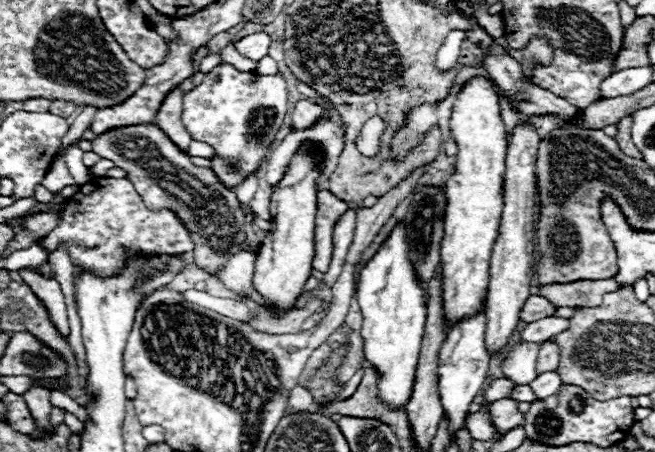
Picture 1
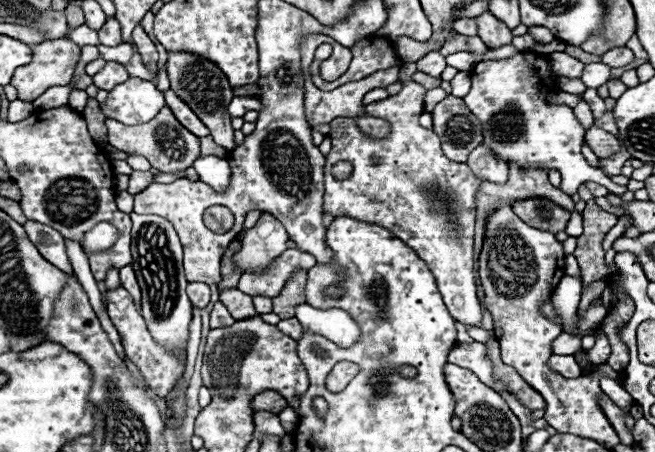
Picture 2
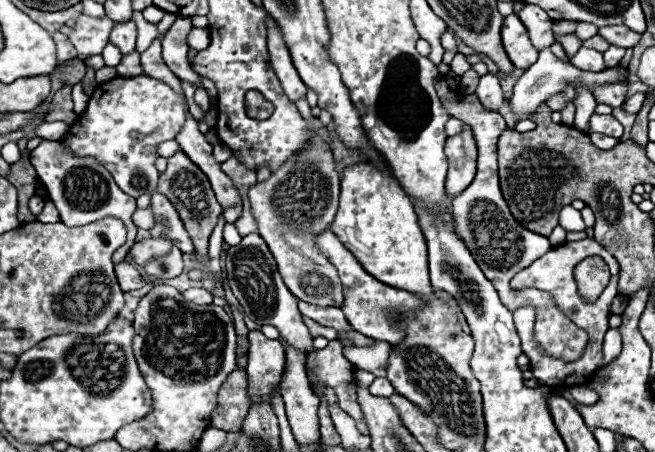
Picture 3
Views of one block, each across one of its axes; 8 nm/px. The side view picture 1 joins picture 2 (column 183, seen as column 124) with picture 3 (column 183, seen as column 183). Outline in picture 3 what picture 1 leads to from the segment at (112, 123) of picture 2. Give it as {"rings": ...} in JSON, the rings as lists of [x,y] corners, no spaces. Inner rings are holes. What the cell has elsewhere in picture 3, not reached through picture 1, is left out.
{"rings":[[[178,150],[174,156],[168,158],[168,168],[160,176],[156,190],[164,192],[164,196],[168,196],[168,200],[172,200],[172,204],[176,204],[176,210],[180,212],[180,218],[184,220],[184,226],[194,242],[196,254],[204,256],[206,248],[208,248],[208,238],[218,222],[218,216],[222,214],[222,206],[216,202],[214,192],[210,188],[208,178],[204,176],[204,172],[192,160],[188,160],[188,156],[182,150]]]}

